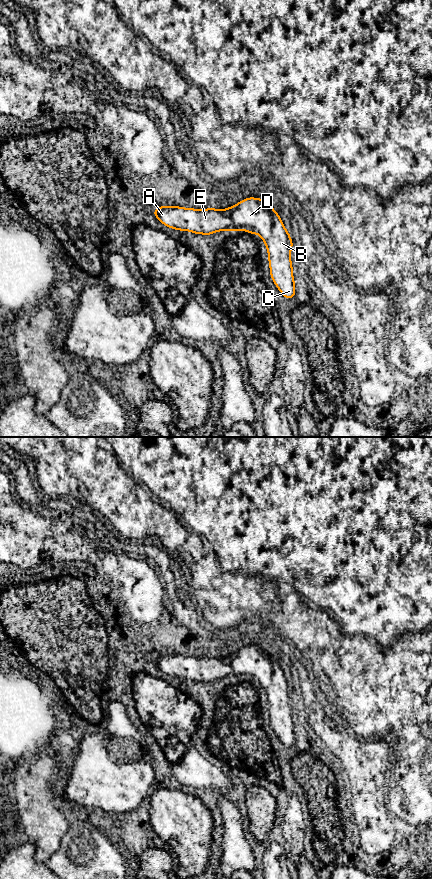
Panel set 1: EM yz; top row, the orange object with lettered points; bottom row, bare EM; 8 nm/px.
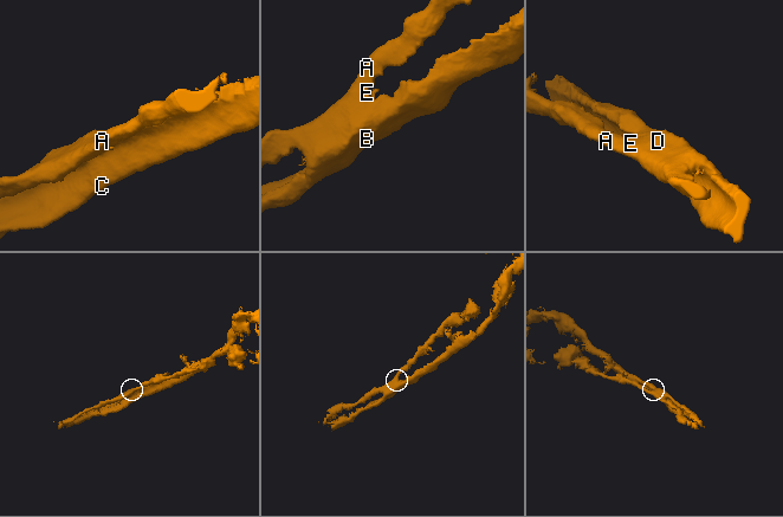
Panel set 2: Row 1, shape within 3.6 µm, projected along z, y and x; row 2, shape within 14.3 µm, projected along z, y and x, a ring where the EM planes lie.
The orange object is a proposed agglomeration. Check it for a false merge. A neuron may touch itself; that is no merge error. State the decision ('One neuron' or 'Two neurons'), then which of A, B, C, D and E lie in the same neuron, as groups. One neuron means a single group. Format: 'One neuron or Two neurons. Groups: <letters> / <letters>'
One neuron. Groups: A B C D E

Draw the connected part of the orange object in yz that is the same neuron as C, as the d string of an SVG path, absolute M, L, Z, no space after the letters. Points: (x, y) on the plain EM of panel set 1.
M245 646L223 658L162 653L153 658L153 663L166 675L193 682L209 684L219 679L242 678L251 683L258 682L267 696L272 729L286 747L295 745L291 709L294 691L267 646Z

